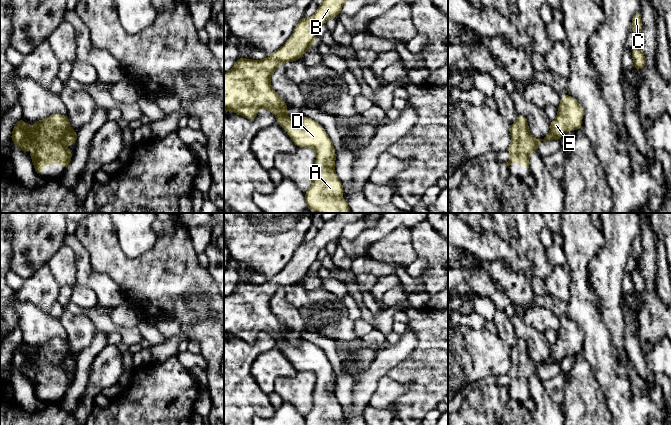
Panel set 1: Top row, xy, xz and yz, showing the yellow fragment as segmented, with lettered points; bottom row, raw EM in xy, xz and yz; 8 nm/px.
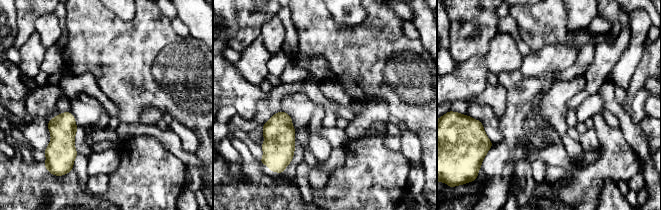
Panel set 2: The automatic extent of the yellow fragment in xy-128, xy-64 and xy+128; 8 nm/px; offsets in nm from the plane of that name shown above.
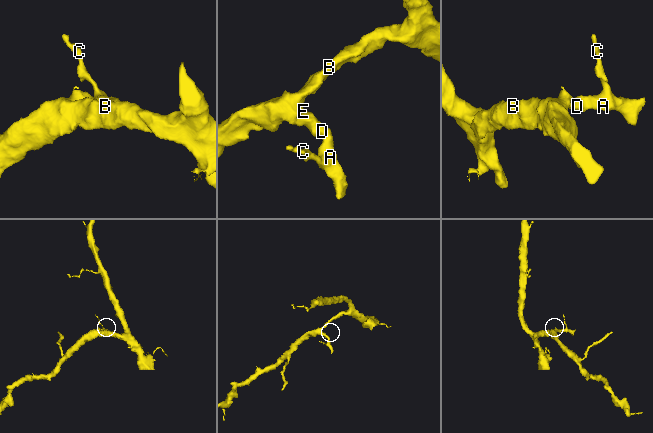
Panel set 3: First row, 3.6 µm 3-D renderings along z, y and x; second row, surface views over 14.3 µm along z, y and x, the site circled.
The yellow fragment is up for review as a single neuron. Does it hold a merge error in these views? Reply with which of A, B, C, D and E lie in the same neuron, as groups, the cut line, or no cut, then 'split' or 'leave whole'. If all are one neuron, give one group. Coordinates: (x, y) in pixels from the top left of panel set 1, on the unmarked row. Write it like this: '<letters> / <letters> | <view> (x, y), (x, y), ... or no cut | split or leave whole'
A B C D E | no cut | leave whole

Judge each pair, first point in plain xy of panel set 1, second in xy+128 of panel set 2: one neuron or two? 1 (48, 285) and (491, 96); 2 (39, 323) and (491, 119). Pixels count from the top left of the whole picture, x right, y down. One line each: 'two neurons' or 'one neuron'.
1: two neurons
2: one neuron

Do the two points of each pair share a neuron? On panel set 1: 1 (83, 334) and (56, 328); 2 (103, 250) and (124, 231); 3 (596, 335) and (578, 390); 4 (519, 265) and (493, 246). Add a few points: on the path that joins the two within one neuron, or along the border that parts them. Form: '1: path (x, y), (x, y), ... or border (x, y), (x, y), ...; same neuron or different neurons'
1: border (57, 318), (67, 337); different neurons
2: border (113, 223), (122, 250), (131, 257); different neurons
3: border (581, 352), (590, 368); different neurons
4: path (513, 261), (499, 250); same neuron

